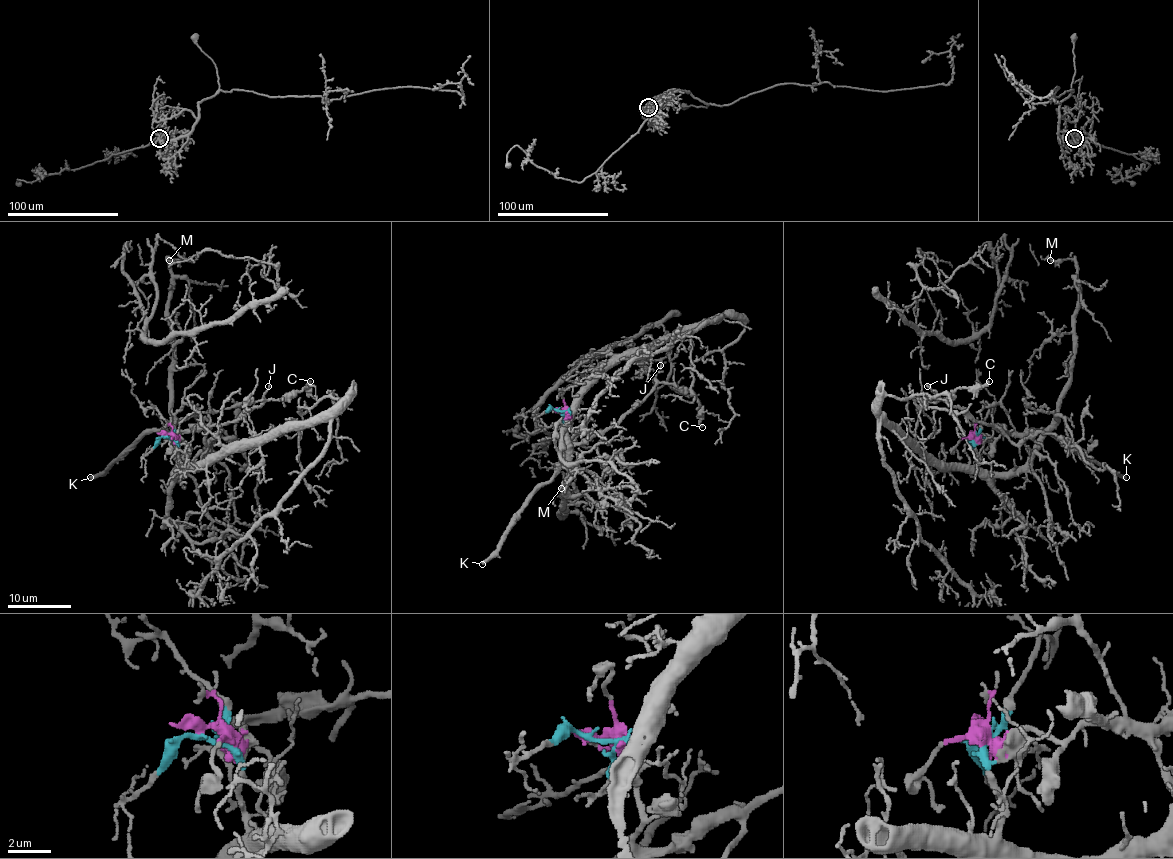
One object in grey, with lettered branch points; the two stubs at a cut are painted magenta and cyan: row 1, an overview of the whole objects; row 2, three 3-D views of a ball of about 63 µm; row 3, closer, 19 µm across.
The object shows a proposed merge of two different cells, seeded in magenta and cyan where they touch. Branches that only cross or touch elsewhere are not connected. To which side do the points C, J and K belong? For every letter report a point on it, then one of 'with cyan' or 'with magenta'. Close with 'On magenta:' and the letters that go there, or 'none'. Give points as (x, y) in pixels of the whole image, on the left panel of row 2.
C: place (310, 381); with magenta
J: place (268, 386); with magenta
K: place (90, 477); with magenta
On magenta: C, J, K

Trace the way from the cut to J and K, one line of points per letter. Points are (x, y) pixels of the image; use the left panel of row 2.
J: (165, 436), (181, 438), (179, 433), (238, 420), (264, 401), (269, 385)
K: (165, 436), (178, 435), (181, 438), (176, 433), (147, 432), (109, 467), (90, 476)

